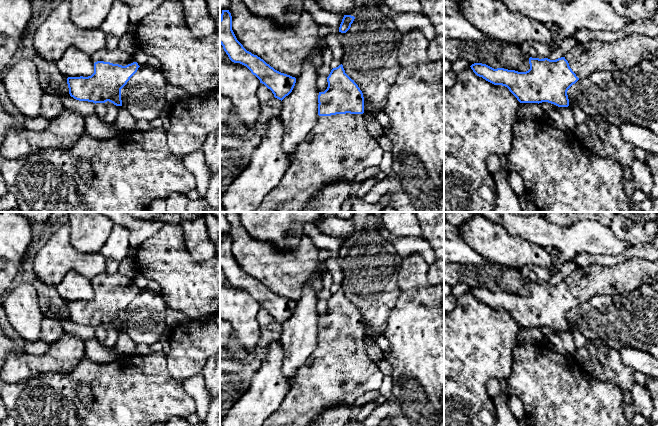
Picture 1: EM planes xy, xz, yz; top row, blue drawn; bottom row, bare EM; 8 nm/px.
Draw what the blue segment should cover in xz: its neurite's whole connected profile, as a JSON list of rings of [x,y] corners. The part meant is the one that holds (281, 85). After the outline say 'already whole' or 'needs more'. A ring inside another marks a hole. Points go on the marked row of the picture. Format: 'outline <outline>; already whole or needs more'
outline [[[222,10],[220,44],[232,62],[246,66],[260,83],[272,91],[275,98],[282,101],[292,92],[296,83],[295,77],[275,70],[263,59],[247,51],[237,40],[232,30],[232,16],[229,10]]]; already whole

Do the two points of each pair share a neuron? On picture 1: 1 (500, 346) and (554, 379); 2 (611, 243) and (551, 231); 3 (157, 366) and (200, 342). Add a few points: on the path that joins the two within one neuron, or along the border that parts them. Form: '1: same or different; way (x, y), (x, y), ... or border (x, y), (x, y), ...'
1: different; border (517, 342), (513, 348), (511, 369), (507, 376)
2: same; way (596, 239), (566, 238)
3: different; border (164, 354), (167, 360), (168, 372), (178, 382)

